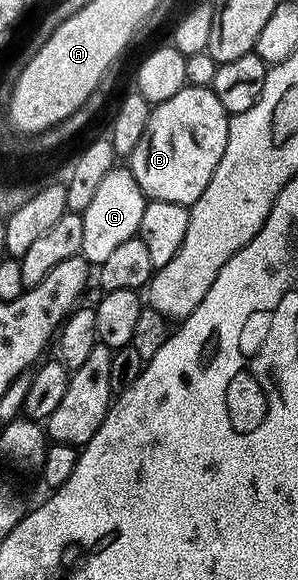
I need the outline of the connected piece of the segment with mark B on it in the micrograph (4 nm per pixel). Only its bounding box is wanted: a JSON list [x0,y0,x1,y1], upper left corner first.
[129,86,228,204]

